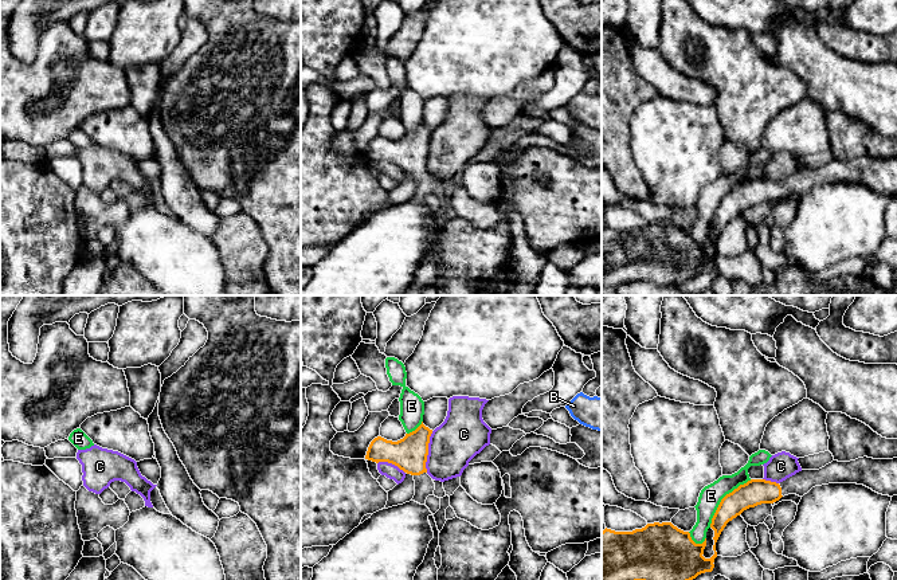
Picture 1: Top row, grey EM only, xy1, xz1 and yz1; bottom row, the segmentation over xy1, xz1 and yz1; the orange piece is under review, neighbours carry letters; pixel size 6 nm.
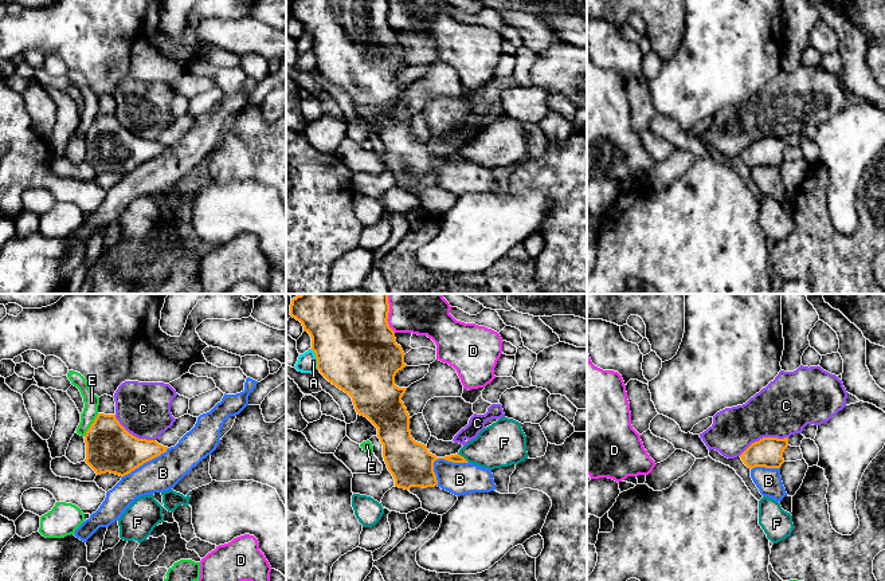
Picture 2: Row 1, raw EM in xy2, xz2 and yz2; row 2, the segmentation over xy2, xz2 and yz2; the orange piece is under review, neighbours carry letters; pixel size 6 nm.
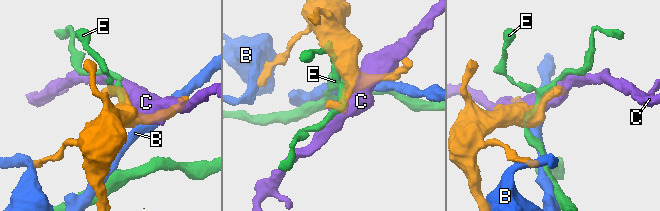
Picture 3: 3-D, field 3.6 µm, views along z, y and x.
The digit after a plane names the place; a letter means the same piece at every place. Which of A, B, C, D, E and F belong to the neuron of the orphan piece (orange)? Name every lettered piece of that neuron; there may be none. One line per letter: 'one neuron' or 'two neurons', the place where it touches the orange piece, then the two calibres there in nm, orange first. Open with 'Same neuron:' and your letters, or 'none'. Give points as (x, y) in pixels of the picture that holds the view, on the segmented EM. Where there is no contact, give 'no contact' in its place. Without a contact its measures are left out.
Same neuron: none
A: two neurons; contact xz2 (316, 357); calibres 480 and 120 nm
B: two neurons; contact xz2 (439, 458); calibres 260 and 190 nm
C: two neurons; contact yz2 (763, 438); calibres 180 and 340 nm
D: two neurons; contact xz2 (388, 311); calibres 500 and 320 nm
E: two neurons; contact yz1 (723, 498); calibres 160 and 140 nm
F: two neurons; contact xz2 (462, 456); calibres 150 and 260 nm

